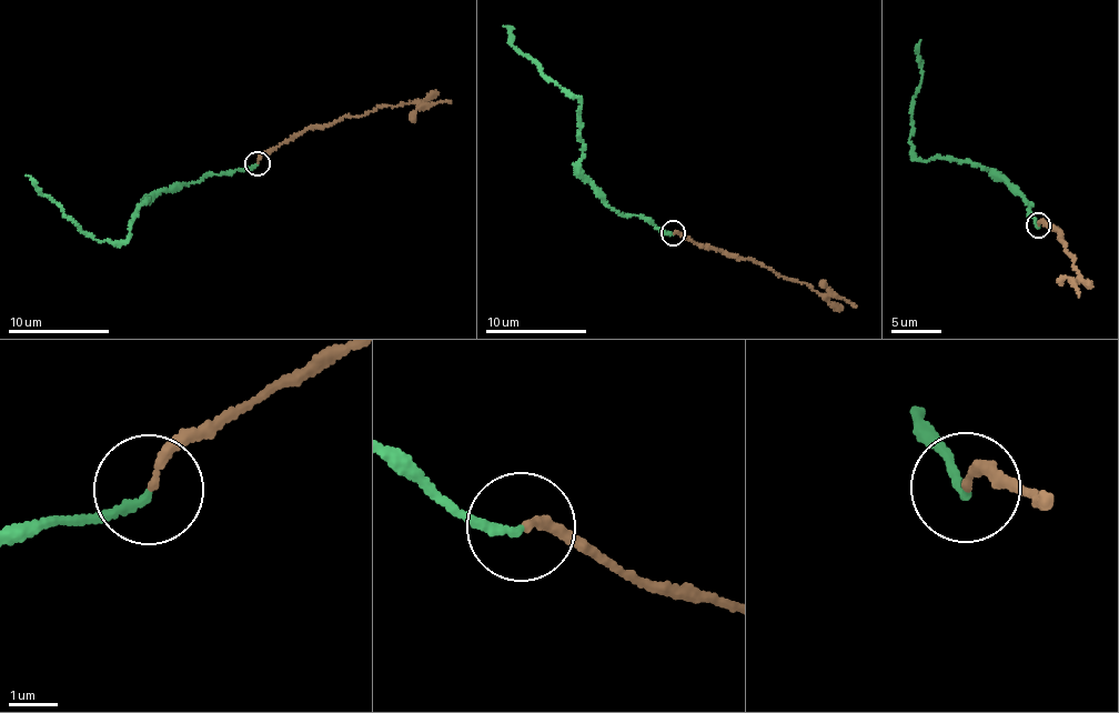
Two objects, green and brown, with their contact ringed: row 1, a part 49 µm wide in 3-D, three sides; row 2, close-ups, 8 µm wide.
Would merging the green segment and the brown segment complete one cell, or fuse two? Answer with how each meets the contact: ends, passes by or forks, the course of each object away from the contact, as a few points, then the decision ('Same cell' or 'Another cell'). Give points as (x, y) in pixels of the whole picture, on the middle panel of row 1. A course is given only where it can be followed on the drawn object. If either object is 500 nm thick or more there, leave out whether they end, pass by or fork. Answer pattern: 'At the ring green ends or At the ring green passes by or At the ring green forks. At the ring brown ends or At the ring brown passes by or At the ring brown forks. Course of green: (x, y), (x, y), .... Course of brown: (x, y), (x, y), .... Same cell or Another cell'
At the ring green ends. At the ring brown ends. Course of green: (674, 233), (616, 212), (587, 180), (581, 164), (581, 102), (515, 50), (503, 26). Course of brown: (674, 233), (770, 268), (807, 283), (819, 293), (844, 298), (856, 307). Same cell

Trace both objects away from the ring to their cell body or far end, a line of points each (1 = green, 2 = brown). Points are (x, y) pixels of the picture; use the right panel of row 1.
1: (1038, 226), (1028, 209), (1031, 202), (970, 161), (919, 161), (911, 131), (913, 98), (923, 74), (920, 40)
2: (1038, 226), (1057, 229), (1064, 251), (1074, 257), (1078, 297)

